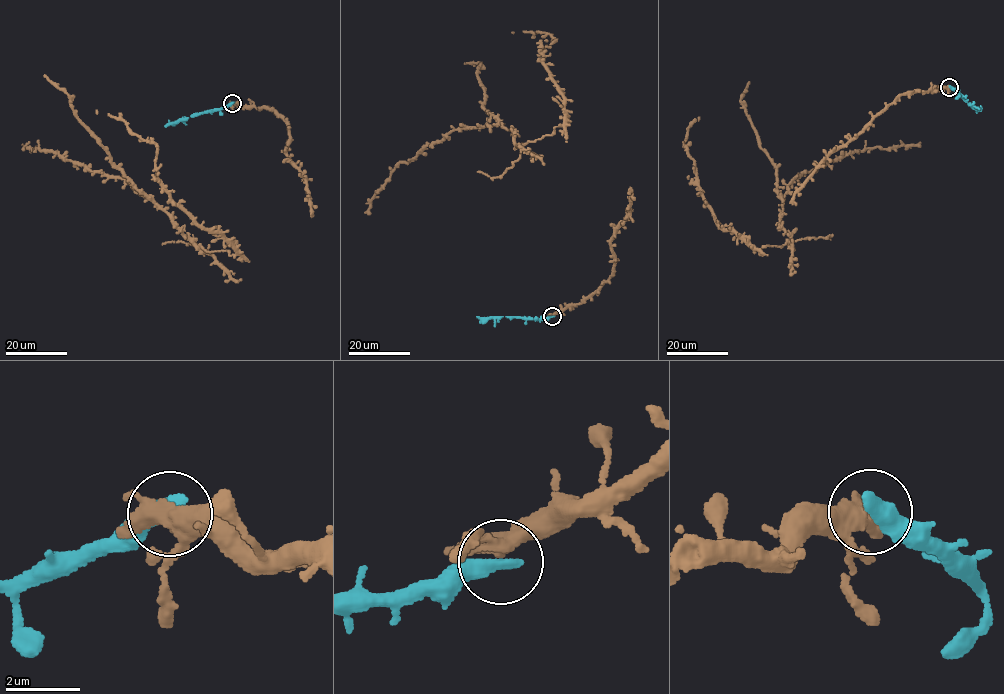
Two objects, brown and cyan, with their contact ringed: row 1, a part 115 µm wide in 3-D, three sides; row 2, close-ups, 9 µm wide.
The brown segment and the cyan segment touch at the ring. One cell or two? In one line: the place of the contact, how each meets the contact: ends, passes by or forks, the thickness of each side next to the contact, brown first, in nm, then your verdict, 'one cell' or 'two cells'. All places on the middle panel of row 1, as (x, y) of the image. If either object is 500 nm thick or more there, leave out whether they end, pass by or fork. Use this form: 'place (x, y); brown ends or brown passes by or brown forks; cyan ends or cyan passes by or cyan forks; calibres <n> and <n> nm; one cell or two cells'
place (552, 316); calibres 400 and 500 nm; one cell

